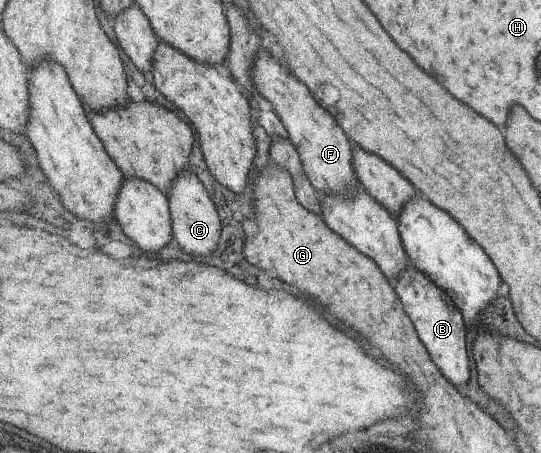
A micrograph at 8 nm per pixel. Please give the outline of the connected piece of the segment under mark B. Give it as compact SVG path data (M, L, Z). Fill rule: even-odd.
M411 265L401 271L401 277L395 282L396 291L404 305L405 311L411 317L421 341L429 349L433 361L439 365L441 373L453 381L453 385L461 387L467 385L471 379L471 358L469 359L469 349L465 343L465 326L467 321L461 309L455 305L452 297L445 293L437 283L433 283L423 271Z

